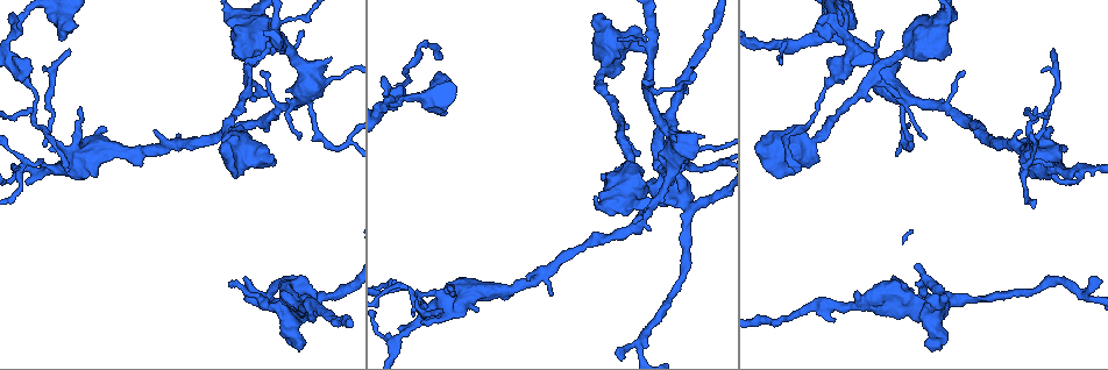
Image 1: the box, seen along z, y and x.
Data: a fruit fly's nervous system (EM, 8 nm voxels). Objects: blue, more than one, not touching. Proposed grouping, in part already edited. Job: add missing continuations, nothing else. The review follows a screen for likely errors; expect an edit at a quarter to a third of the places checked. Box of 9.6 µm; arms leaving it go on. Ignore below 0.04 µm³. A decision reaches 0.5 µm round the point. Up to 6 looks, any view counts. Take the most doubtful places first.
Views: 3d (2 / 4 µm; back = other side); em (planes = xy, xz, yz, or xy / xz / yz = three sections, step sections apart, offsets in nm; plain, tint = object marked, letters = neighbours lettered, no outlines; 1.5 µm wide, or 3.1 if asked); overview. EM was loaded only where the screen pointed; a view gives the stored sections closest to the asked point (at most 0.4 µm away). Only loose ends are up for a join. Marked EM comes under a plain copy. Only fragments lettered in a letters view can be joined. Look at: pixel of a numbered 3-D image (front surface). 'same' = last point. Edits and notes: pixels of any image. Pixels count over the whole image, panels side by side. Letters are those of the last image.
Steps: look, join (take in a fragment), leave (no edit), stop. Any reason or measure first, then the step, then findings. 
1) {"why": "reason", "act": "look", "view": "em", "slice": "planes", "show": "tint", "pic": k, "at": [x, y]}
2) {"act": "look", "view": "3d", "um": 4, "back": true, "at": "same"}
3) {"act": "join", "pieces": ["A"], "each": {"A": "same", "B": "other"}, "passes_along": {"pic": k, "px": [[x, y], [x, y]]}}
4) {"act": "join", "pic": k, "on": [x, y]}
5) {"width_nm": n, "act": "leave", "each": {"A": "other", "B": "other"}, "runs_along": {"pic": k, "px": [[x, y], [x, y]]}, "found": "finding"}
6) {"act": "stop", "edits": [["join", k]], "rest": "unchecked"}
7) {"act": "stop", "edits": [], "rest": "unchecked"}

{"why": "thin end", "act": "look", "view": "3d", "um": 2, "pic": 1, "at": [617, 41]}

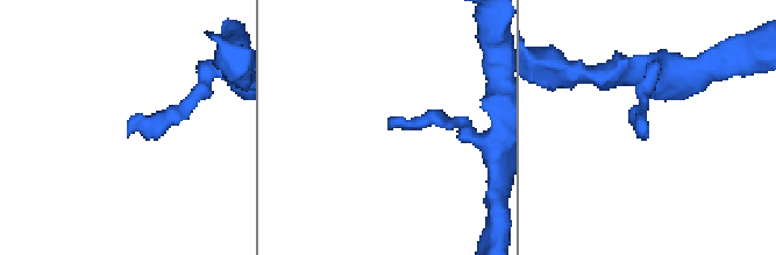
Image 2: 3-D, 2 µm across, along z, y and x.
{"act": "look", "view": "em", "slice": "planes", "show": "letters", "pic": 2, "at": [642, 135]}

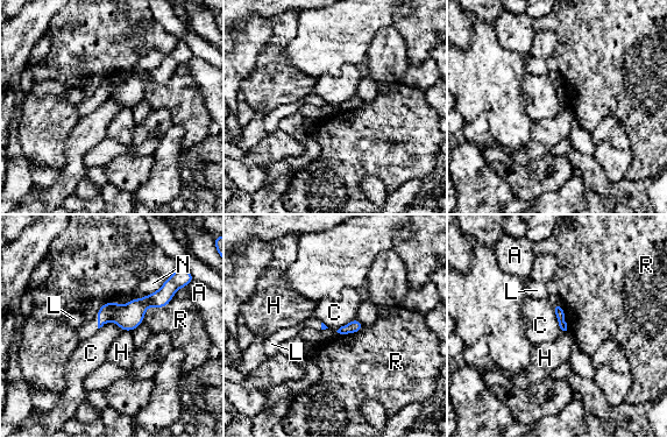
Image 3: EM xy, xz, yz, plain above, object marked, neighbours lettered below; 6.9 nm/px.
{"act": "leave", "each": {"A": "other", "C": "other", "H": "other", "L": "other", "N": "other", "R": "other"}, "found": "none of them fits"}

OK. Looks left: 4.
{"why": "an open end", "act": "look", "view": "em", "slice": "planes", "show": "letters", "pic": 1, "at": [673, 184]}

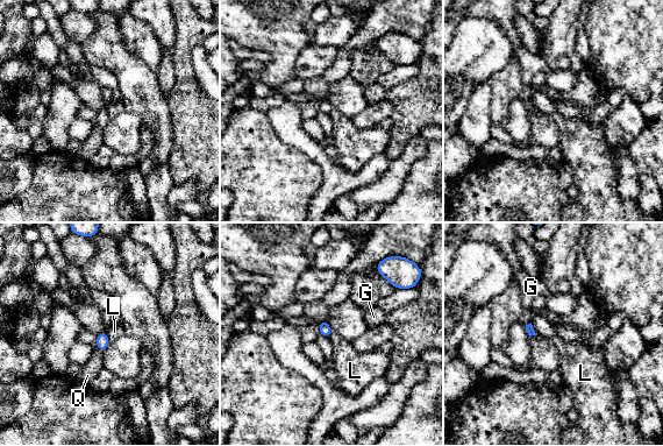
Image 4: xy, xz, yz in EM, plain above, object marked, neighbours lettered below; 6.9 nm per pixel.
{"act": "join", "pieces": ["Q"], "each": {"G": "other", "L": "other", "Q": "same"}, "passes_along": {"pic": 4, "px": [[102, 341], [100, 349], [87, 375]]}, "found": "the cell continues"}

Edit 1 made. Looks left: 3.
{"act": "look", "view": "overview"}

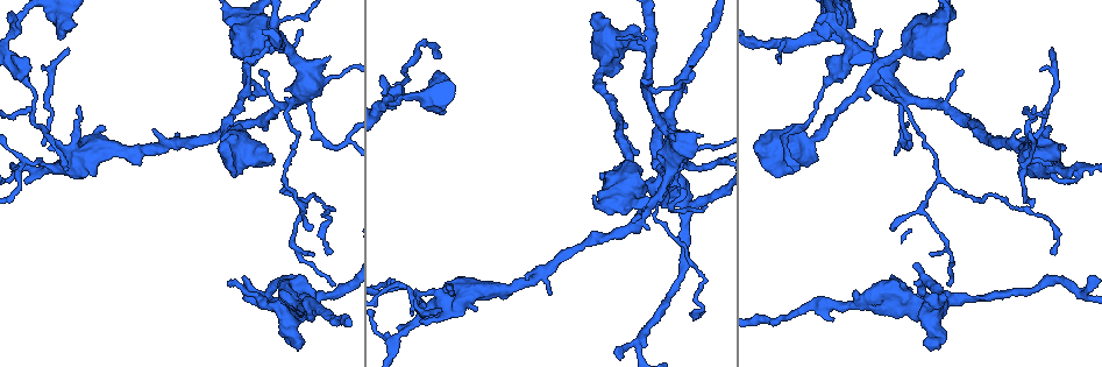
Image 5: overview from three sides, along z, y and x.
{"why": "free end", "act": "look", "view": "em", "slice": "xy", "step": 8, "show": "tint", "pic": 5, "at": [828, 38]}

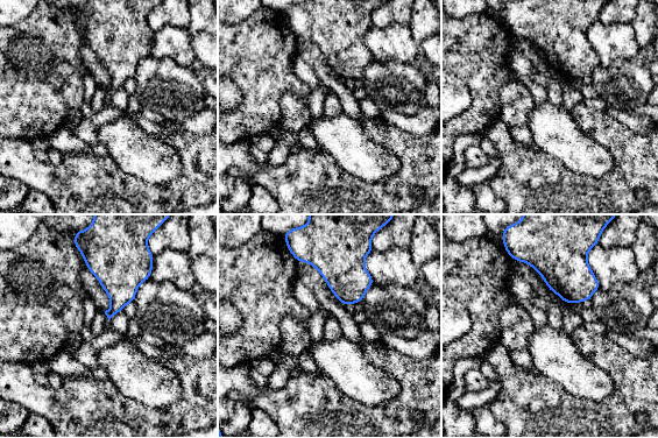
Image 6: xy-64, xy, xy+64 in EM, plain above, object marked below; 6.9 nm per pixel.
{"act": "look", "view": "em", "slice": "planes", "show": "letters", "at": "same"}

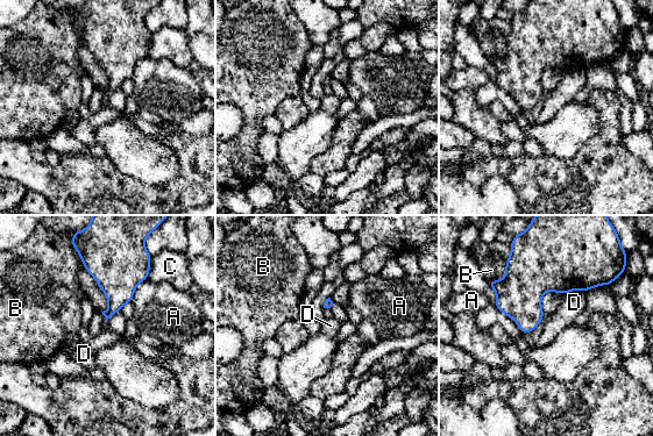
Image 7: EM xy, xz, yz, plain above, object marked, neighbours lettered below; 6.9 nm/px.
{"act": "leave", "each": {"A": "other", "B": "other", "C": "other", "D": "other"}, "found": "none of them fits"}

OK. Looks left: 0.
{"act": "stop", "edits": [["join", 4]], "rest": "unchecked"}

